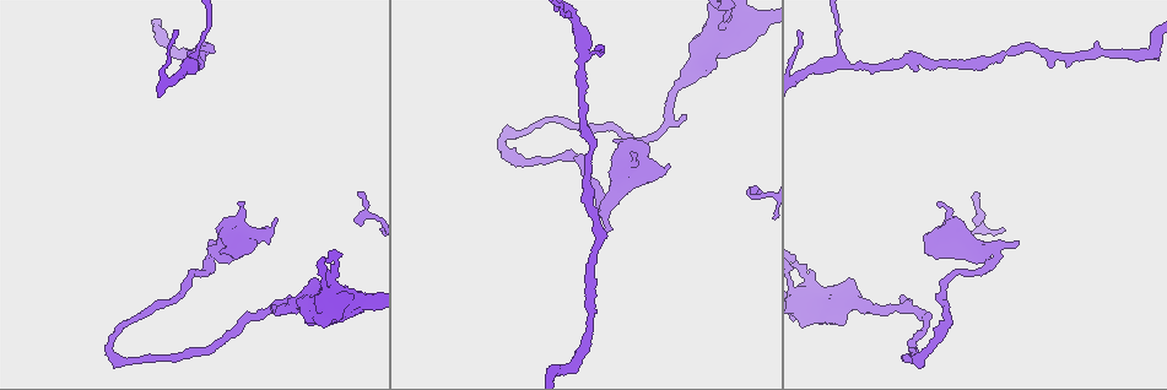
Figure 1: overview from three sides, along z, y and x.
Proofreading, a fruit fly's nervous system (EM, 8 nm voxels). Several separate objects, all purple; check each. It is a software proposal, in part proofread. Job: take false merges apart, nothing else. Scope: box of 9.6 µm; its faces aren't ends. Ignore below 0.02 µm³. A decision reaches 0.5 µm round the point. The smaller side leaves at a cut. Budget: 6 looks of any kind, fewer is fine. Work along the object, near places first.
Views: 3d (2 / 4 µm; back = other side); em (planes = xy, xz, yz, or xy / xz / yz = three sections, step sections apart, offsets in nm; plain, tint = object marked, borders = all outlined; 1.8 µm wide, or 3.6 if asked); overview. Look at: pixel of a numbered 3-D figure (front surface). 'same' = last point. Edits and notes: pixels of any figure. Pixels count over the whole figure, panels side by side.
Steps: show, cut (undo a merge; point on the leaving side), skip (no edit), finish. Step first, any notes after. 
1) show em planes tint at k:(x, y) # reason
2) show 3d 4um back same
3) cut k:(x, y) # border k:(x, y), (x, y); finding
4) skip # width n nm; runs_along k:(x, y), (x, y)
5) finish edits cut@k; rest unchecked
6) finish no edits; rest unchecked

show em 3.6um yz step 4 tint at 1:(501, 138) # abrupt turn

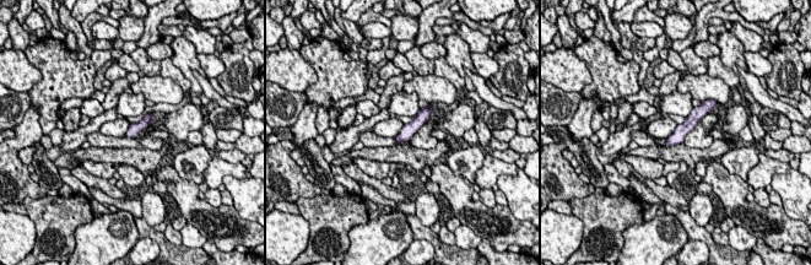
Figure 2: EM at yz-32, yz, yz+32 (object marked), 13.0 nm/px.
show em 3.6um planes tint same

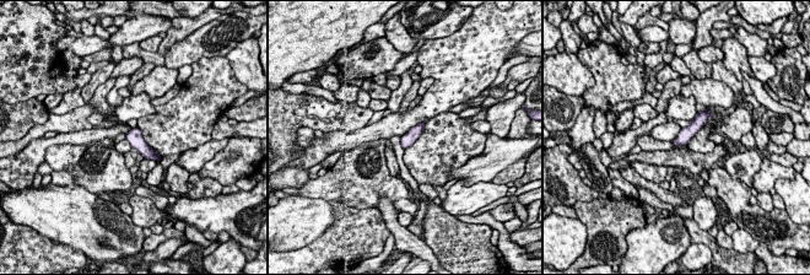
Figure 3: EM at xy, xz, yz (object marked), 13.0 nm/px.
skip # width 170 nm; runs_along 3:(706, 114), (678, 141); all the same neuron

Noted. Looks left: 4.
show em planes tint at 1:(840, 62) # sudden change in width

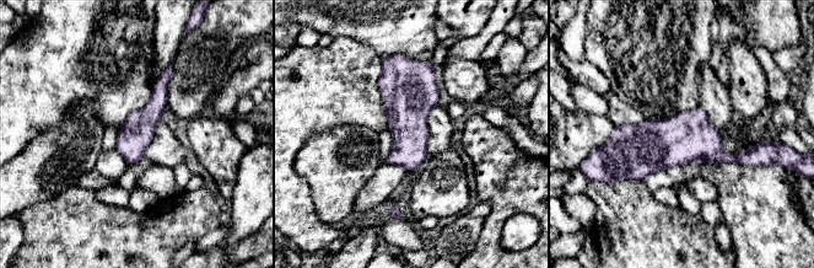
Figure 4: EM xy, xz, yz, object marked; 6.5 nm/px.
skip # runs_along 4:(613, 143), (702, 143), (731, 157), (759, 150); one neuron here

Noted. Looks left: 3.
show 3d 4um at 1:(334, 289) # sudden change in width

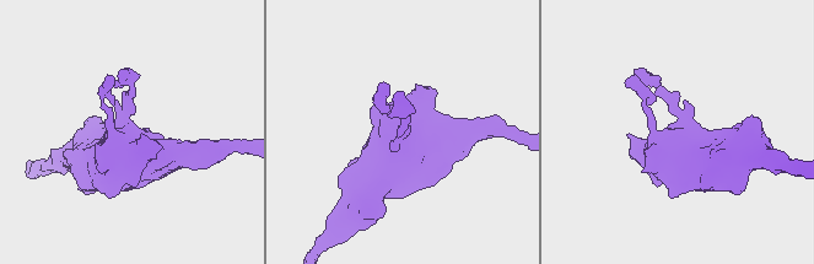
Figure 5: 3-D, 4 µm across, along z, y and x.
show em xz step 16 tint at 5:(399, 147) # need the tissue

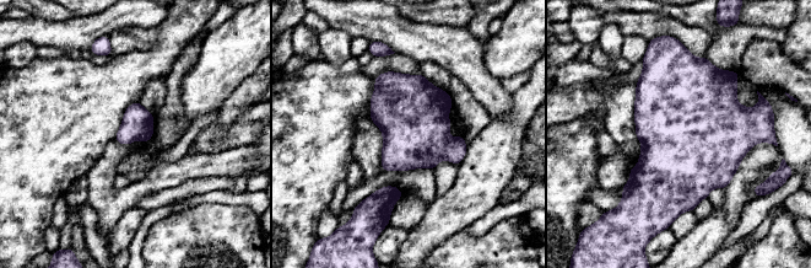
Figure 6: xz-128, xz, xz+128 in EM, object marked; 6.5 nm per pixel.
show em planes tint same

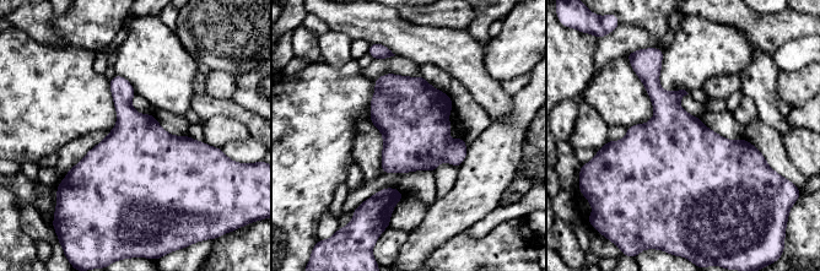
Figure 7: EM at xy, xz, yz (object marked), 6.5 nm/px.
skip # one neuron here

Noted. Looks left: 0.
finish no edits; rest unchecked

